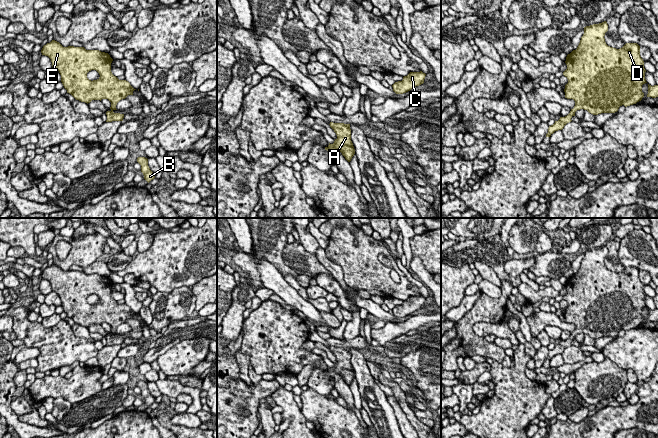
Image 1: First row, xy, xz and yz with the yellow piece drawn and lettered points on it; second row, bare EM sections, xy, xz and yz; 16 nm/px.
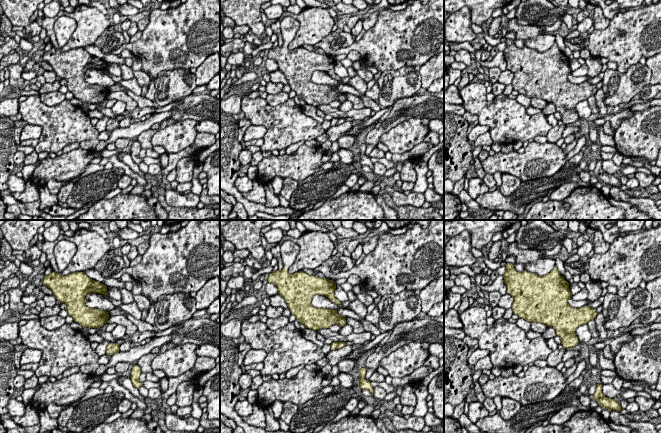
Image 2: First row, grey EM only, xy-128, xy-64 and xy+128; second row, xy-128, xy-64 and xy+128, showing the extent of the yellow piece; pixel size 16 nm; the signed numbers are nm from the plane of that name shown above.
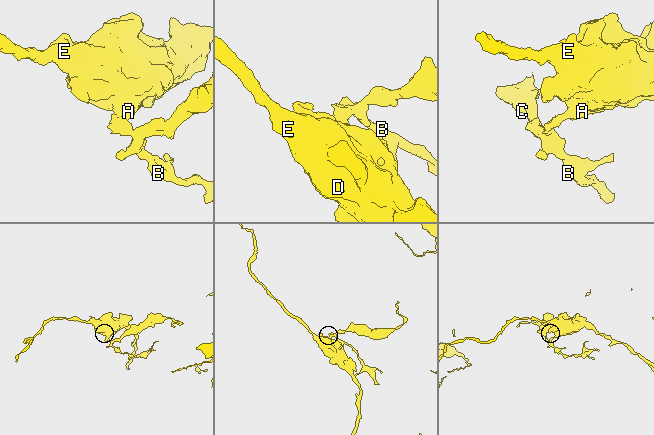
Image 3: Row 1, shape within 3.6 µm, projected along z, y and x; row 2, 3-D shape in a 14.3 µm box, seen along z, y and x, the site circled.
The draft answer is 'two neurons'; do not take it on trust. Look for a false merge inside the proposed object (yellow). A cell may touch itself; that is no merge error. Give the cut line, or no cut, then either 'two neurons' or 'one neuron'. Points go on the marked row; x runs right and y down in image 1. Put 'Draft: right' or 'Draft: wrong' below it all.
no cut | one neuron
Draft: wrong

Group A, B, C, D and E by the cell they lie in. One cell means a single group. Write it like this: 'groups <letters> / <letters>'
groups A B C D E

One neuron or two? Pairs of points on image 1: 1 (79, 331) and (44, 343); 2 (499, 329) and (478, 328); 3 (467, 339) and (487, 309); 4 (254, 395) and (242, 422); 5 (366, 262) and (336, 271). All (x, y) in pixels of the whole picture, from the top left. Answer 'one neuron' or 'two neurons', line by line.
1: two neurons
2: one neuron
3: one neuron
4: one neuron
5: two neurons

